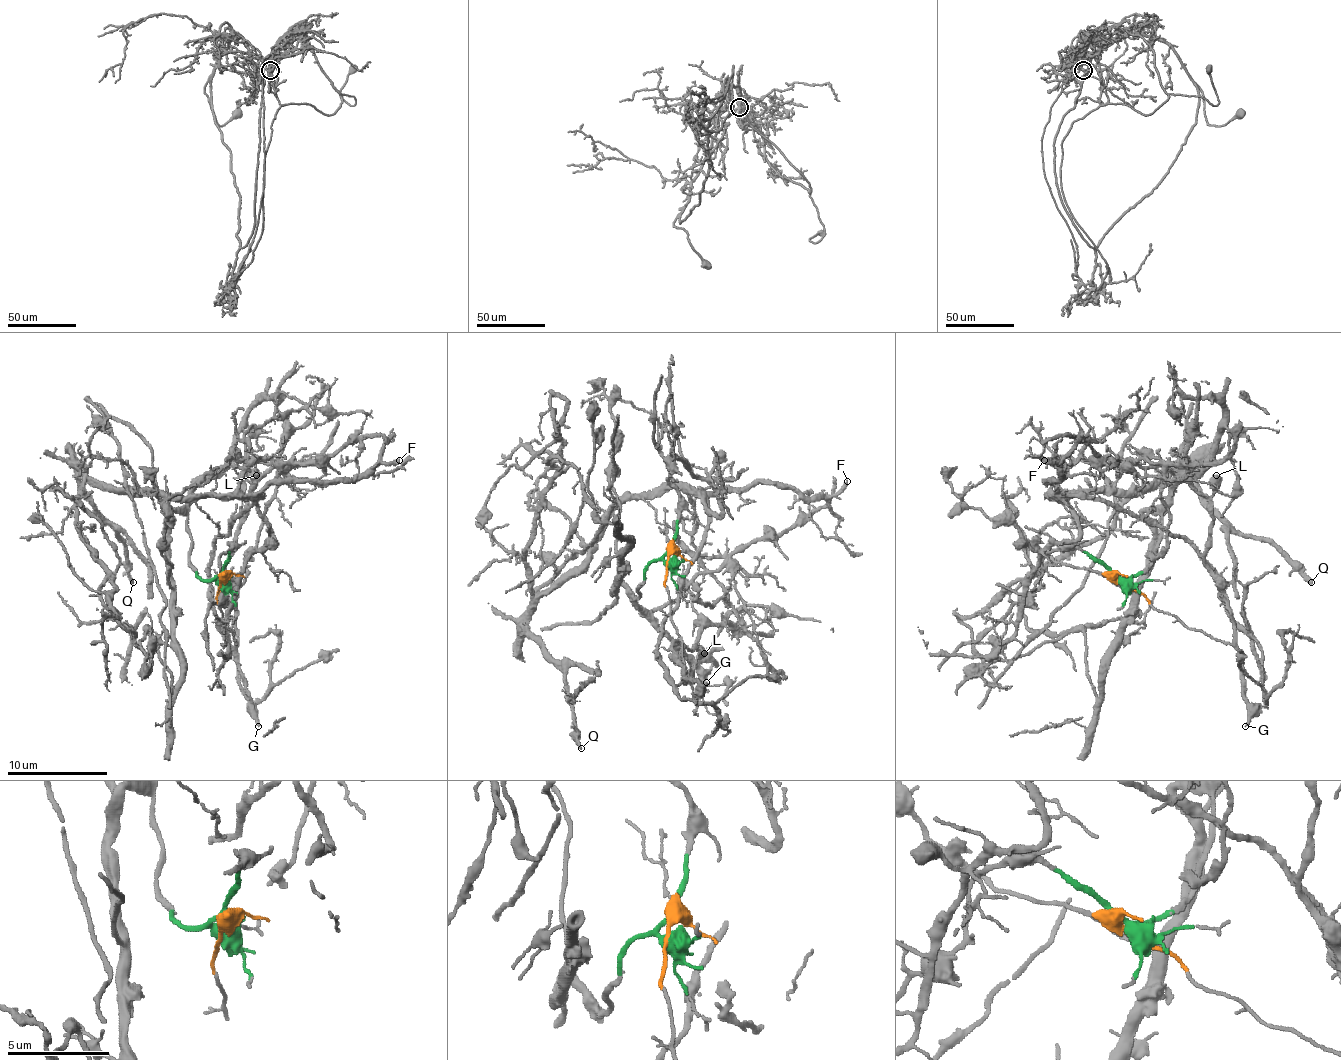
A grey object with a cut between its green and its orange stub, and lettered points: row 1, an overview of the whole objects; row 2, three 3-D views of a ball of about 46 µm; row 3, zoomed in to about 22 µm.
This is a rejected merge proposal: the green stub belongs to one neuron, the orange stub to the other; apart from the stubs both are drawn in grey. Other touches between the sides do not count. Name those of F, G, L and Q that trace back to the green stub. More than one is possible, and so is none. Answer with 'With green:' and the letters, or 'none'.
With green: F, Q

